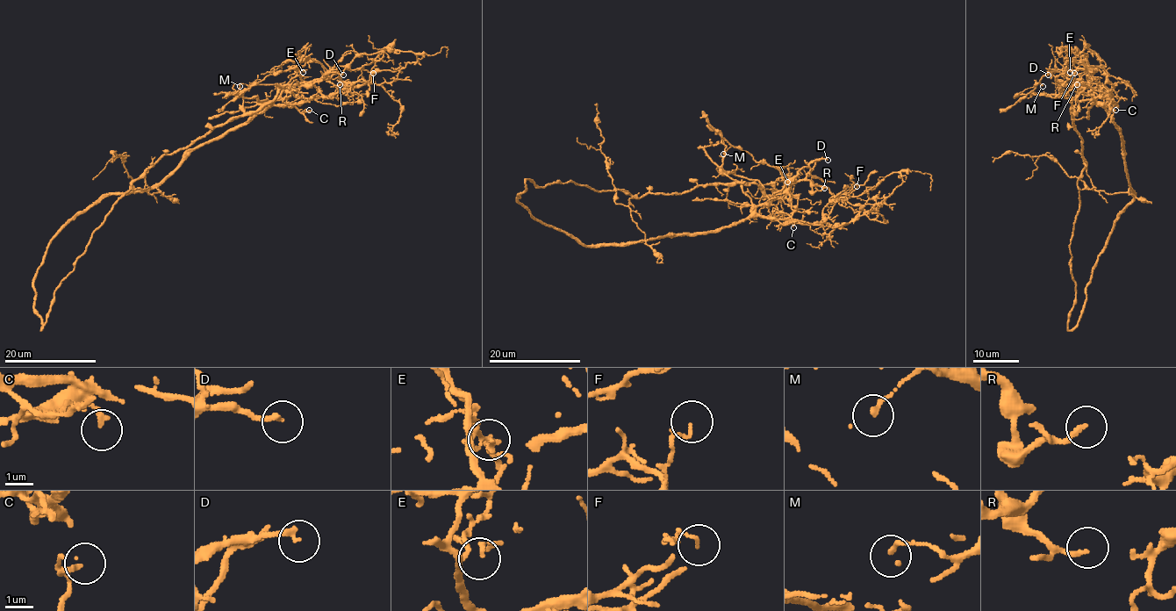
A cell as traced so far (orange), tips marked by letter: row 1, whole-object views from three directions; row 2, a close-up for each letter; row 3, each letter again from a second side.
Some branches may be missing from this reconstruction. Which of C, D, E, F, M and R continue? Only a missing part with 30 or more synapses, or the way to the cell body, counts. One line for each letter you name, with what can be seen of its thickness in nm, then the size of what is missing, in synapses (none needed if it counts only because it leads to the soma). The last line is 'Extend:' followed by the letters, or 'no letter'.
D: 190 nm thick; about 45 synapses
Extend: D

